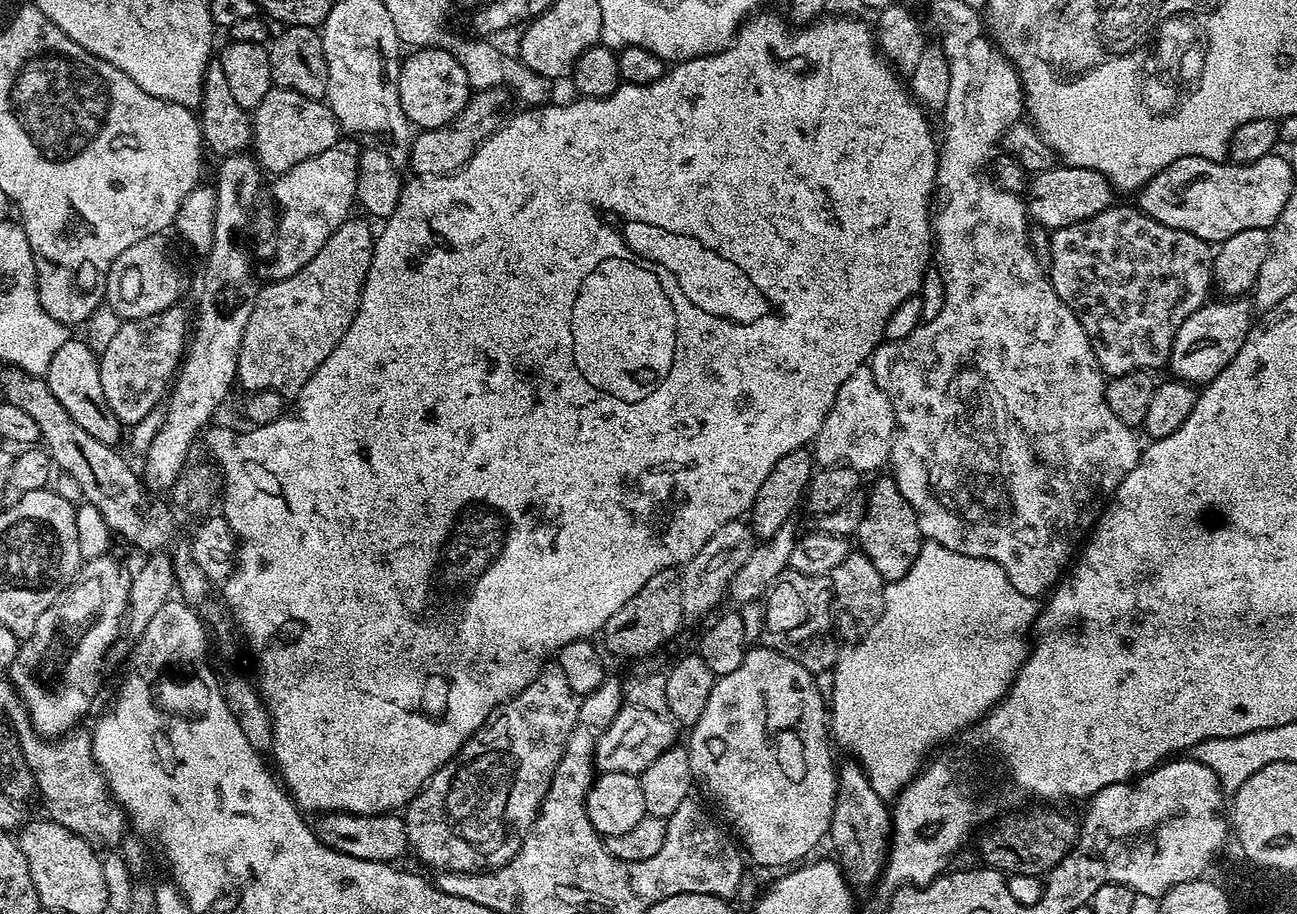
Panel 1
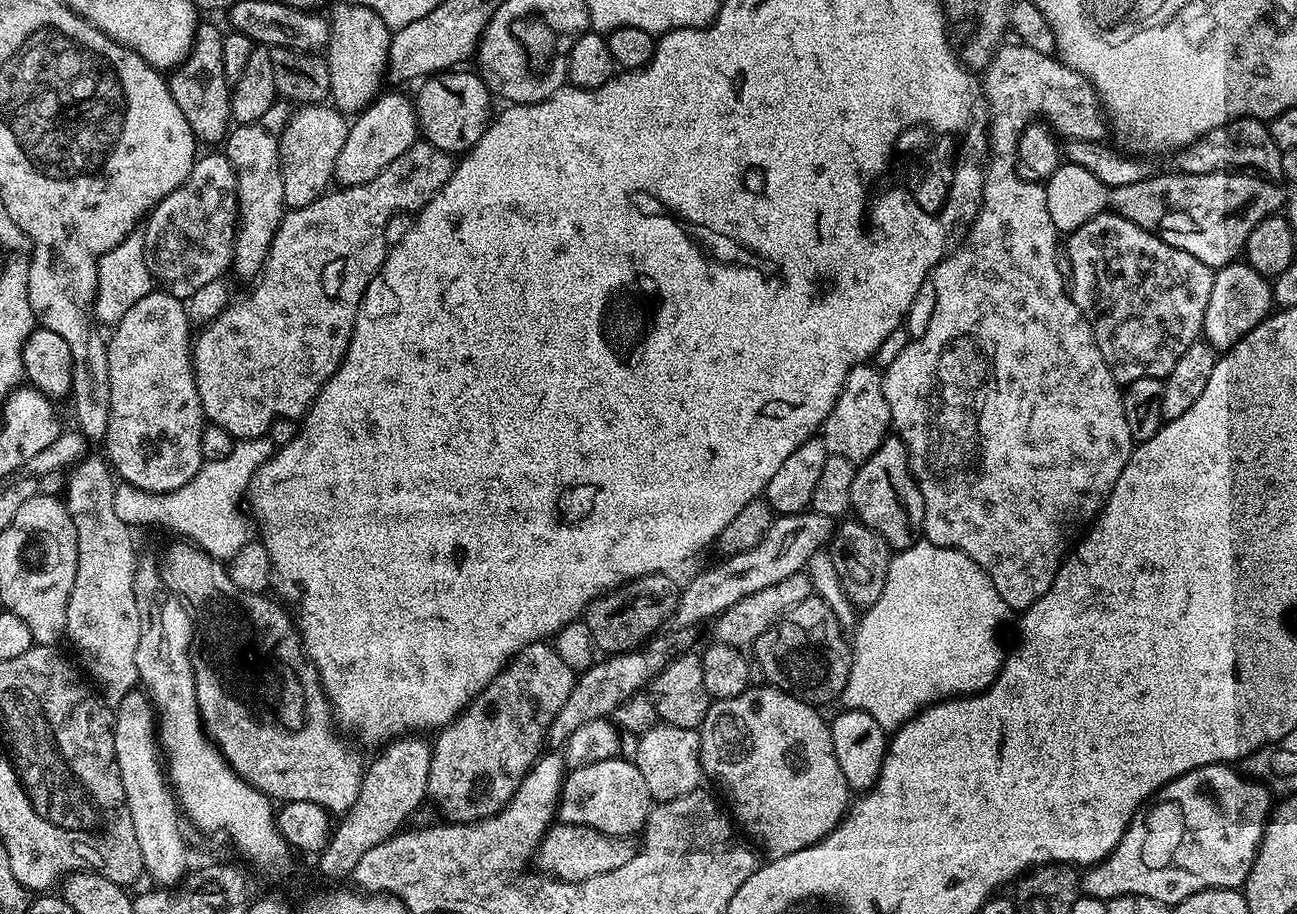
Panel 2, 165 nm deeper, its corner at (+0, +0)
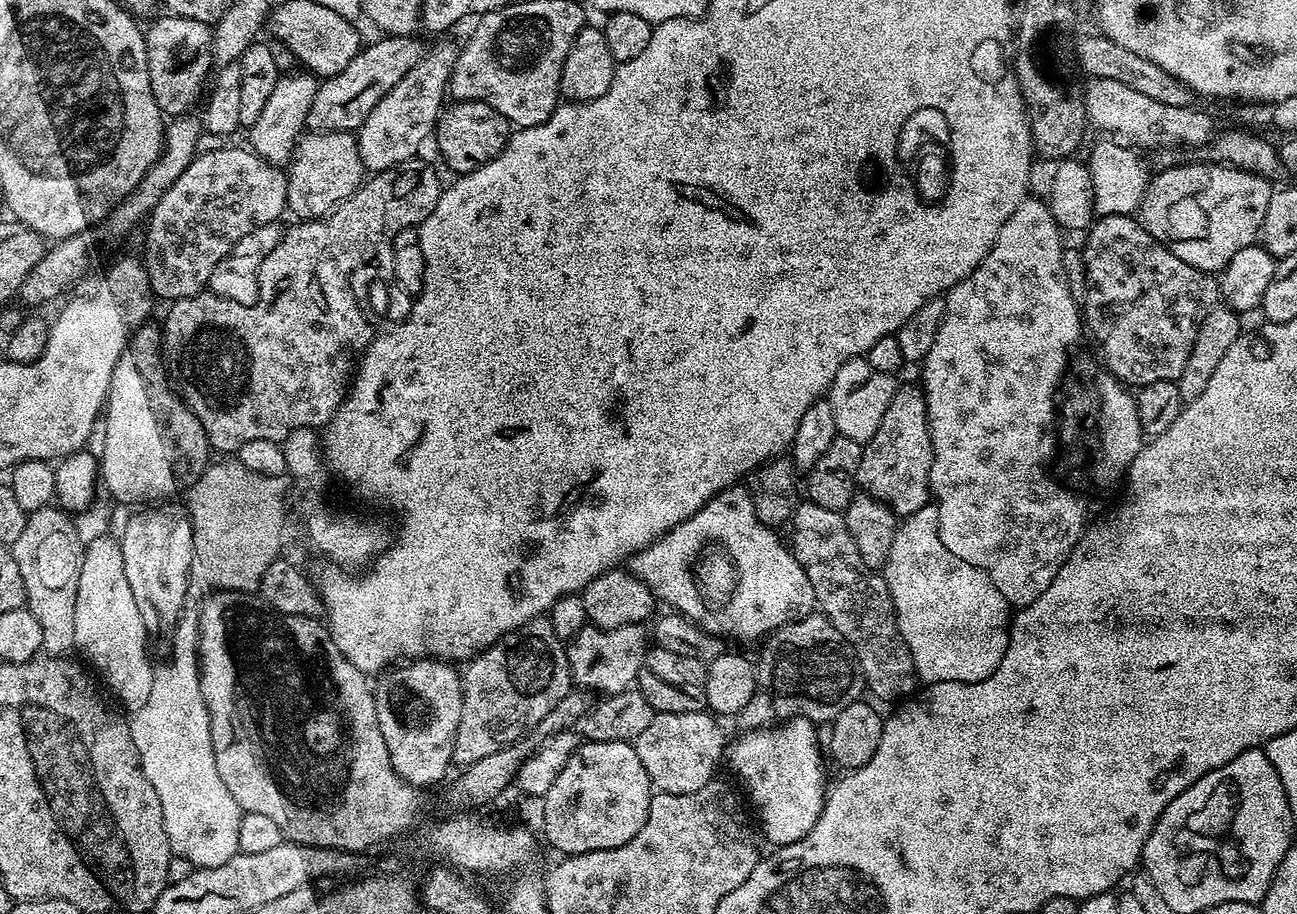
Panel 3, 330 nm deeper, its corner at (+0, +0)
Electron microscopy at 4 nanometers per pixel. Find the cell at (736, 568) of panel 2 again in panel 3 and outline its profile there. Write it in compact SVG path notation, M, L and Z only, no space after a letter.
M631 624L617 628L598 628L586 626L578 630L578 634L567 641L568 665L572 675L572 683L577 689L587 690L589 693L613 696L616 692L625 692L636 684L636 675L642 666L642 658L650 647L650 632L644 624Z

